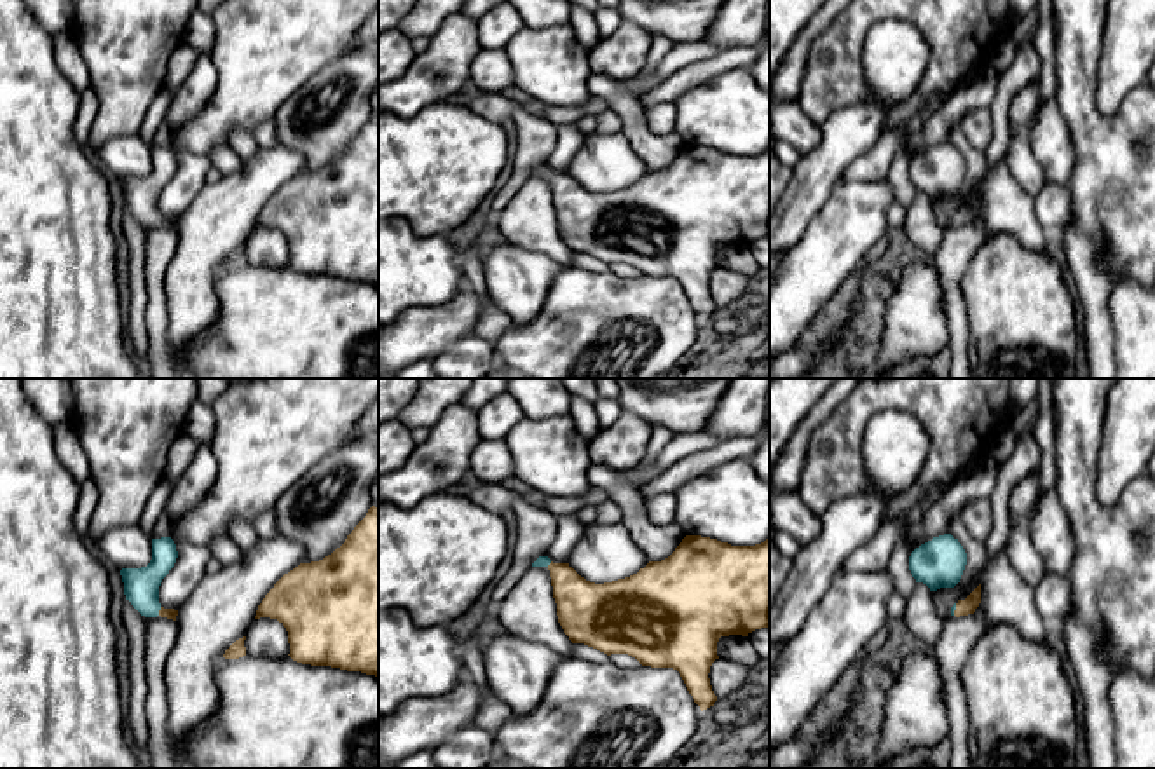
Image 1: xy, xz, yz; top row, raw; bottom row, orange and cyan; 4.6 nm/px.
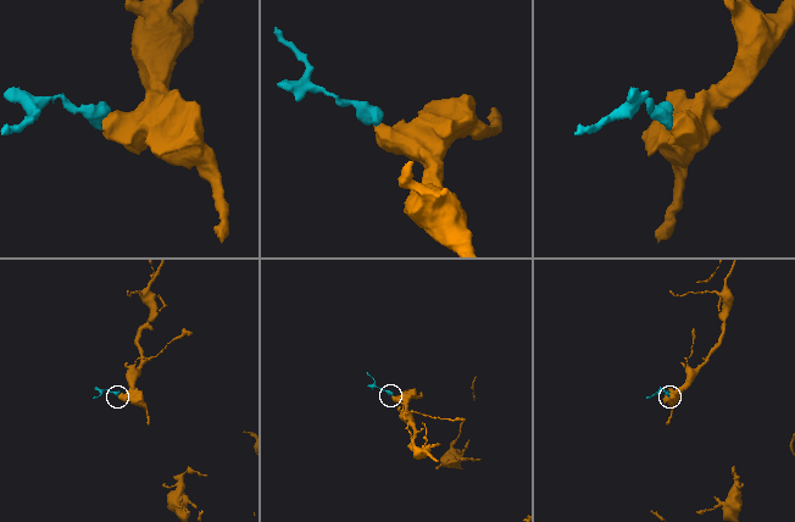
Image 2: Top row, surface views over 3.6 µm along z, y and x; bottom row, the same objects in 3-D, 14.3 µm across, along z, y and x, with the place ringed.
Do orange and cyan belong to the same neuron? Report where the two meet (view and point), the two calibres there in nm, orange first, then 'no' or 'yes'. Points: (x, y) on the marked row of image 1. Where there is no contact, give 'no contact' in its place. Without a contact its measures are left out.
contact yz (956, 609); calibres 80 and 20 nm; yes

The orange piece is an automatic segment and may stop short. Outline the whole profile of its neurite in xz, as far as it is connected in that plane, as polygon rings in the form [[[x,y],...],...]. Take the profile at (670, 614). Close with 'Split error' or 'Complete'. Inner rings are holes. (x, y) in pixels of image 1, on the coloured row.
[[[686,535],[668,558],[604,584],[590,582],[569,563],[553,563],[548,556],[539,556],[532,567],[550,570],[558,623],[572,643],[607,656],[628,654],[642,666],[677,670],[701,711],[717,701],[708,673],[719,659],[719,638],[748,636],[769,624],[769,537],[755,546],[731,546]]]. Split error

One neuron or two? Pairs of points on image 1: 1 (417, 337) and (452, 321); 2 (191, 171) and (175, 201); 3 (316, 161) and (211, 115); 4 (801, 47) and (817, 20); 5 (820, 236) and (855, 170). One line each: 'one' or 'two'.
1: one
2: one
3: two
4: one
5: two

